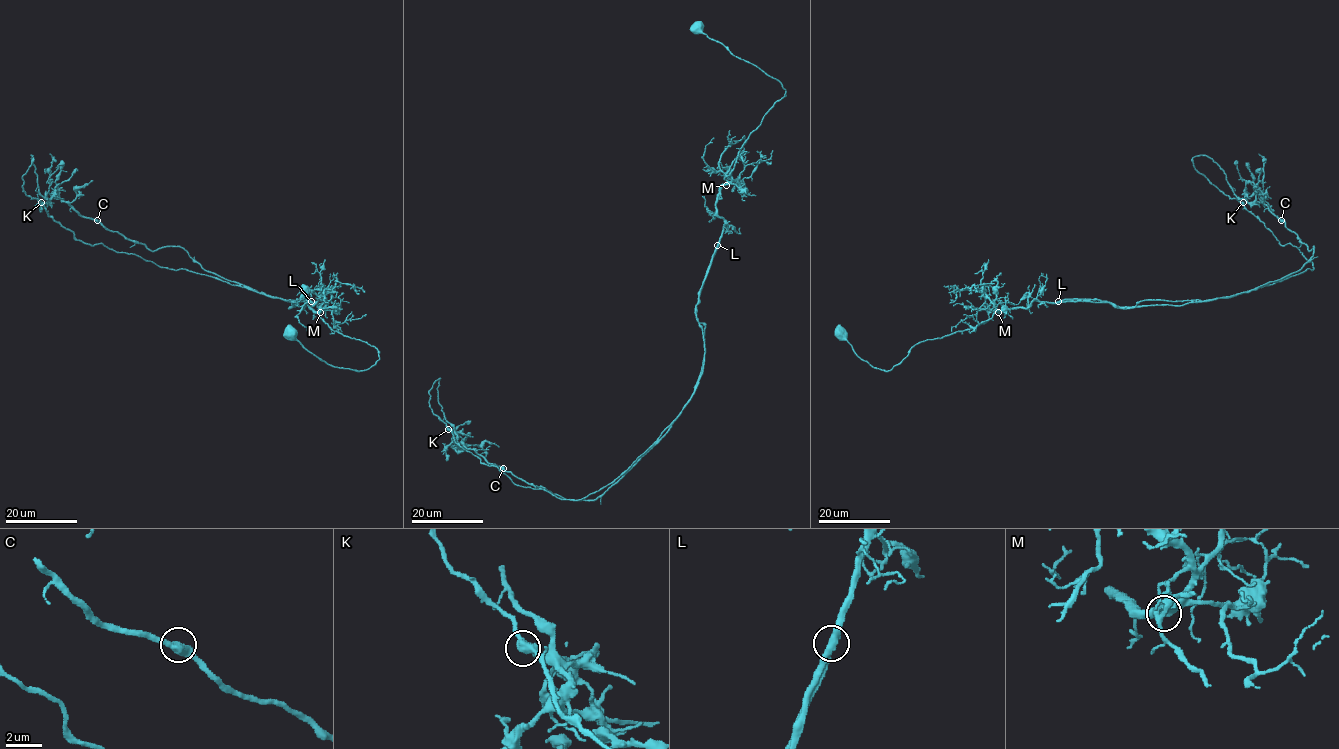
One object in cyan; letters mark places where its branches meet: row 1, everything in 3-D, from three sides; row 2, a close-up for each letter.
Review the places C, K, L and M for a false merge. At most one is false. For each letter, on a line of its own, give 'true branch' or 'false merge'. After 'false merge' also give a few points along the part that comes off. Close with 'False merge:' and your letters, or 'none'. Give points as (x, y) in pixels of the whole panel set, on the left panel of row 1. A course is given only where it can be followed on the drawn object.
C: true branch
K: true branch
L: false merge; course (311, 301), (289, 306), (298, 300), (77, 240), (23, 191), (30, 155), (50, 202), (39, 201), (41, 212)
M: true branch
False merge: L

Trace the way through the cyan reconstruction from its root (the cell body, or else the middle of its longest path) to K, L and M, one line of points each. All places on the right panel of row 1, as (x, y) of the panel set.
K: (839, 334), (872, 366), (889, 371), (917, 343), (1034, 300), (1181, 306), (1313, 268), (1243, 202)
L: (839, 334), (872, 366), (889, 371), (917, 343), (978, 326), (991, 312), (1028, 307), (1034, 300), (1058, 301)
M: (839, 334), (872, 366), (889, 371), (917, 343), (973, 328), (987, 321), (991, 312), (998, 312)

